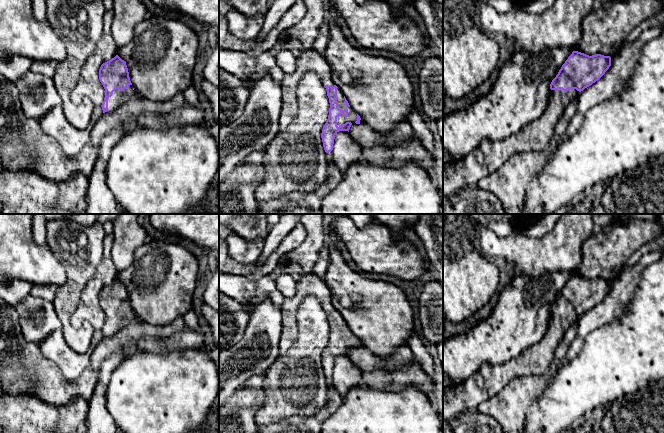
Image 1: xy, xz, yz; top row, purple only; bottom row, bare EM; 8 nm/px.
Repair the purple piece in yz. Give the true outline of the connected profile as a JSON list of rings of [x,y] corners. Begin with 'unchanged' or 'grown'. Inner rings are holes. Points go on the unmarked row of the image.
grown; [[[573,275],[550,308],[549,326],[541,341],[504,363],[484,364],[480,368],[489,397],[498,394],[516,377],[547,375],[563,334],[581,315],[598,305],[610,290],[610,280],[589,280]]]

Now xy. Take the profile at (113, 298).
grown; [[[118,279],[101,289],[99,304],[105,313],[105,322],[101,329],[103,337],[117,333],[135,317],[126,286]]]

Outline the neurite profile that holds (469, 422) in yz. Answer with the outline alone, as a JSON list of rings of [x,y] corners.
[[[478,411],[443,420],[443,433],[504,433],[498,421]]]

